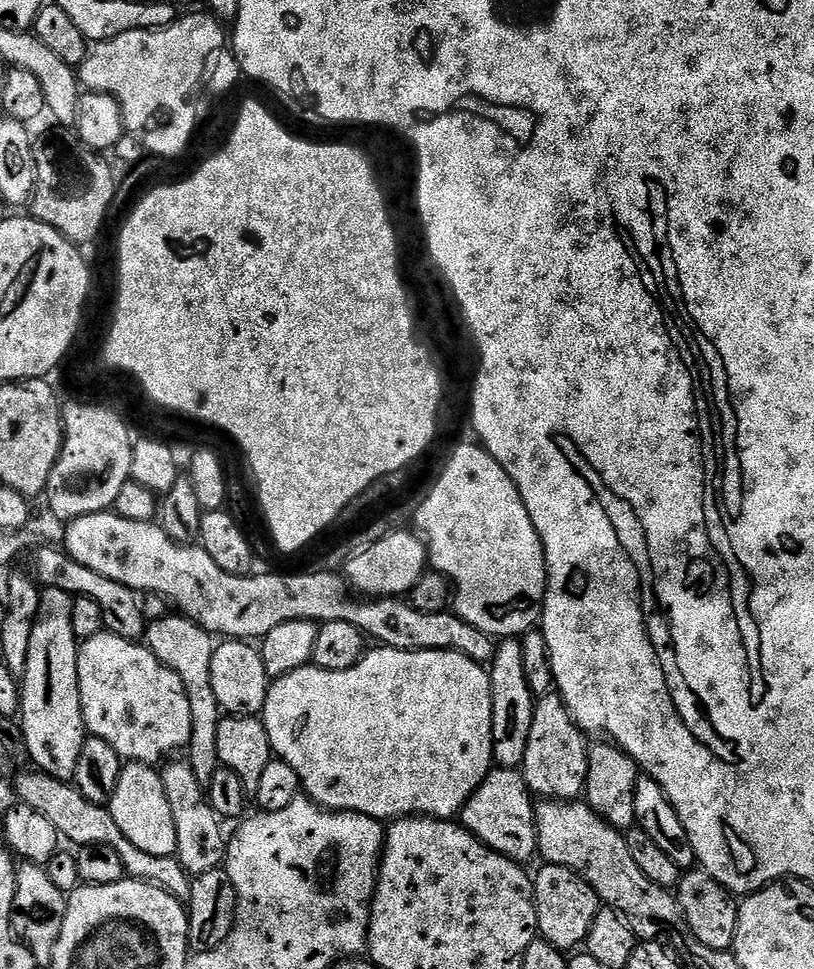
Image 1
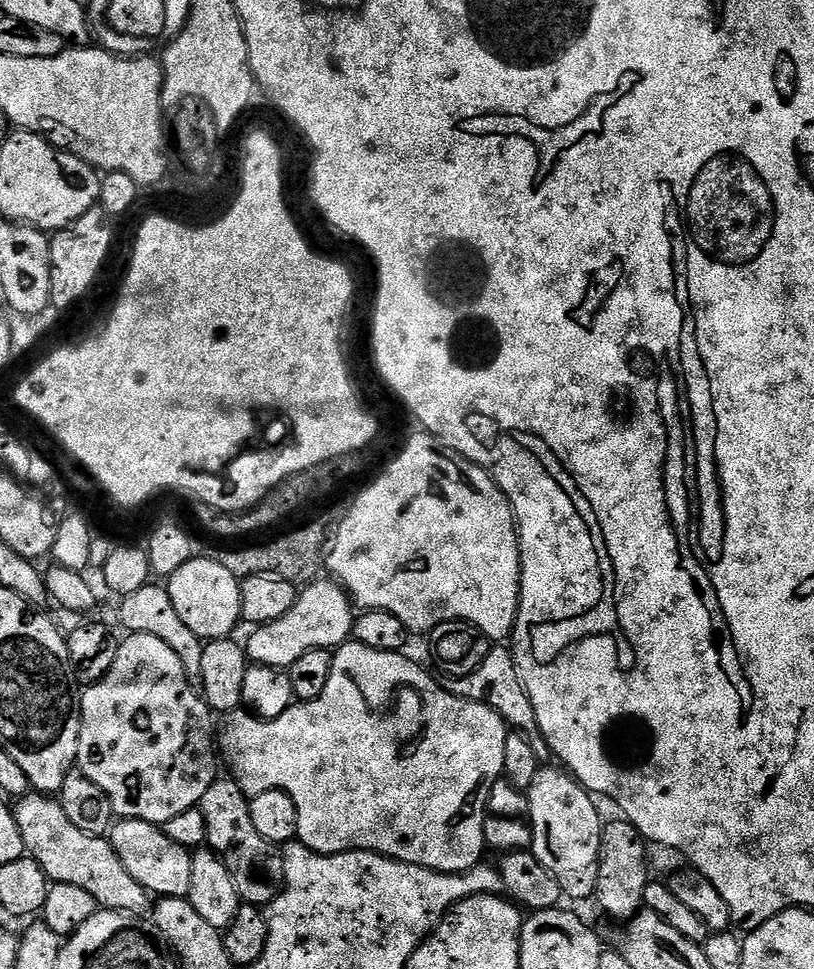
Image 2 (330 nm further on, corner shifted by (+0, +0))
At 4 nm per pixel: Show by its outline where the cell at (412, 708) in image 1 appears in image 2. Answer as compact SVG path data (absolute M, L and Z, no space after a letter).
M345 642L335 649L332 657L332 665L330 666L330 679L326 682L326 690L322 690L322 694L313 700L305 700L303 702L293 703L291 708L286 710L286 714L278 714L278 718L273 720L261 720L258 716L253 716L247 710L237 710L235 712L223 713L221 722L218 724L218 752L228 763L231 779L235 780L238 787L244 791L245 796L251 798L262 794L266 790L282 790L286 794L290 794L290 798L294 798L294 806L298 806L298 830L296 831L299 843L304 844L311 852L320 852L324 856L333 856L339 852L376 852L379 856L388 856L391 860L398 862L406 862L414 866L422 866L429 868L435 872L465 872L470 870L476 864L481 863L485 859L486 845L484 843L484 814L488 811L488 799L490 798L490 790L494 786L494 782L502 779L504 774L504 763L506 762L506 738L510 731L508 723L495 712L489 704L483 704L477 700L467 700L466 698L458 698L454 694L448 692L447 687L443 683L439 684L434 677L428 672L423 672L418 665L412 660L407 660L407 655L398 652L383 652L382 650L370 650L370 646L362 646L355 642Z

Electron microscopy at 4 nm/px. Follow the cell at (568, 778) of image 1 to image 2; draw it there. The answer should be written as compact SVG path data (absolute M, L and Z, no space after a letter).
M542 766L538 774L534 774L534 782L526 790L530 802L530 818L532 819L532 847L530 851L546 866L546 870L555 878L565 897L573 896L576 900L584 900L593 895L598 882L598 866L600 865L600 834L602 819L596 809L597 801L575 776L569 774L563 767L548 768Z

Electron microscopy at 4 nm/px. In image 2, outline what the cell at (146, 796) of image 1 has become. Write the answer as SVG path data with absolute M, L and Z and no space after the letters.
M117 819L110 829L110 843L122 866L130 870L130 878L134 878L134 882L141 884L153 897L187 897L190 890L192 852L178 846L176 842L170 842L161 825L141 820Z

